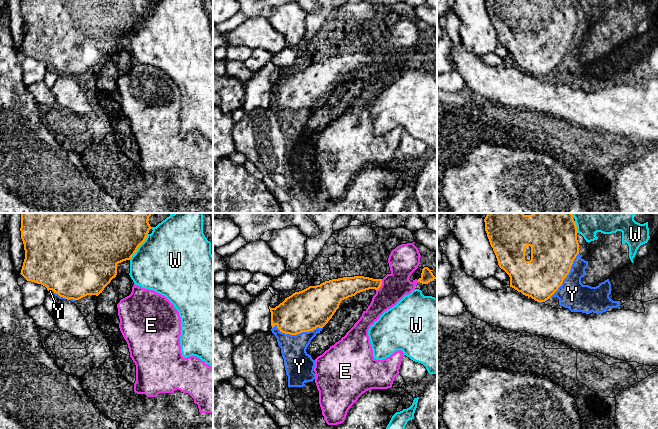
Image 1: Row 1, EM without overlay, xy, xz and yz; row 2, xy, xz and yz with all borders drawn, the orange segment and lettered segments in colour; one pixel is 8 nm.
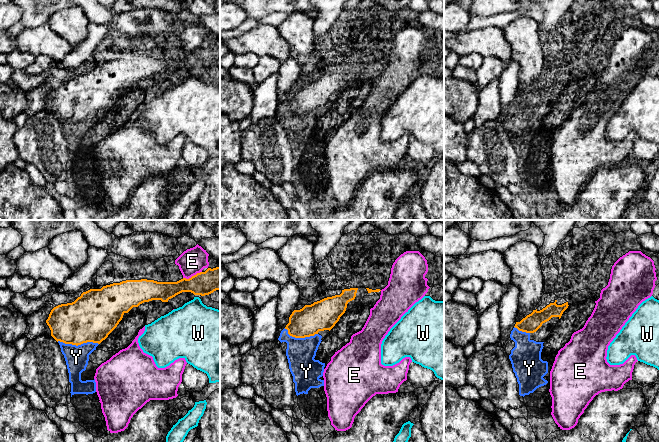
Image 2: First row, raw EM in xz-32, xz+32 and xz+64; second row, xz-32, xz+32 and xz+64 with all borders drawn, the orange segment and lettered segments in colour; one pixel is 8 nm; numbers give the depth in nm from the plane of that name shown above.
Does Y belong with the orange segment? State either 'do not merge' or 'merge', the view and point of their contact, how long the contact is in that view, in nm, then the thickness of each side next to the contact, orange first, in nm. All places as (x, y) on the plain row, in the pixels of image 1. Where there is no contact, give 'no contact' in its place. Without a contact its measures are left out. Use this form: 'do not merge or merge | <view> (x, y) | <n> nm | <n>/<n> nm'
do not merge | xz (296, 110) | 420 nm | 320/240 nm

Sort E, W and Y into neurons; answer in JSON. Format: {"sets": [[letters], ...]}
{"sets": [["E"], ["W"], ["Y"]]}

